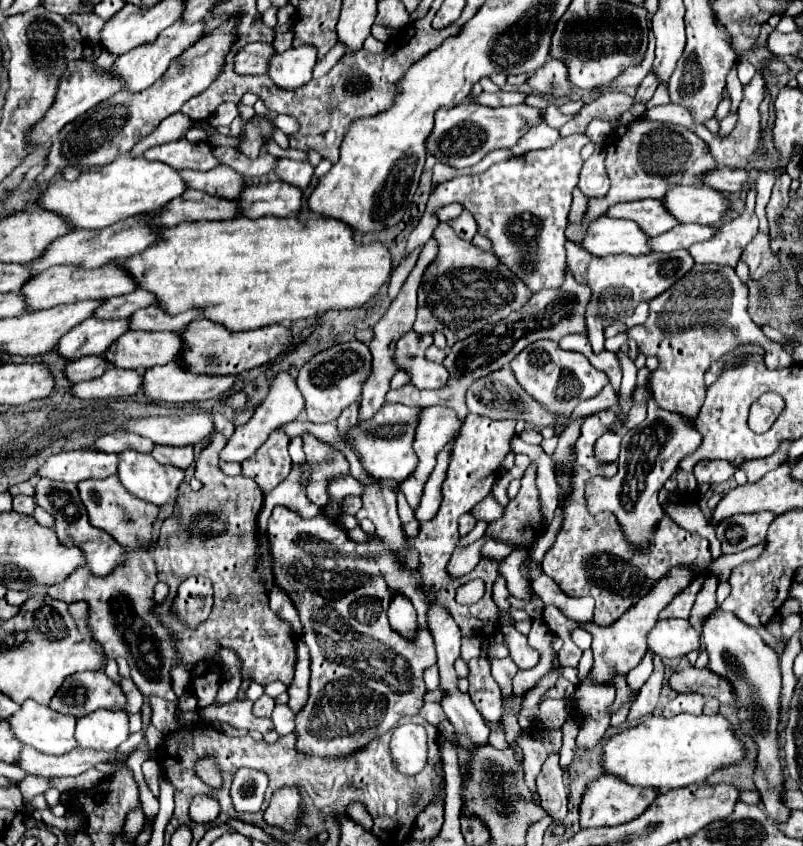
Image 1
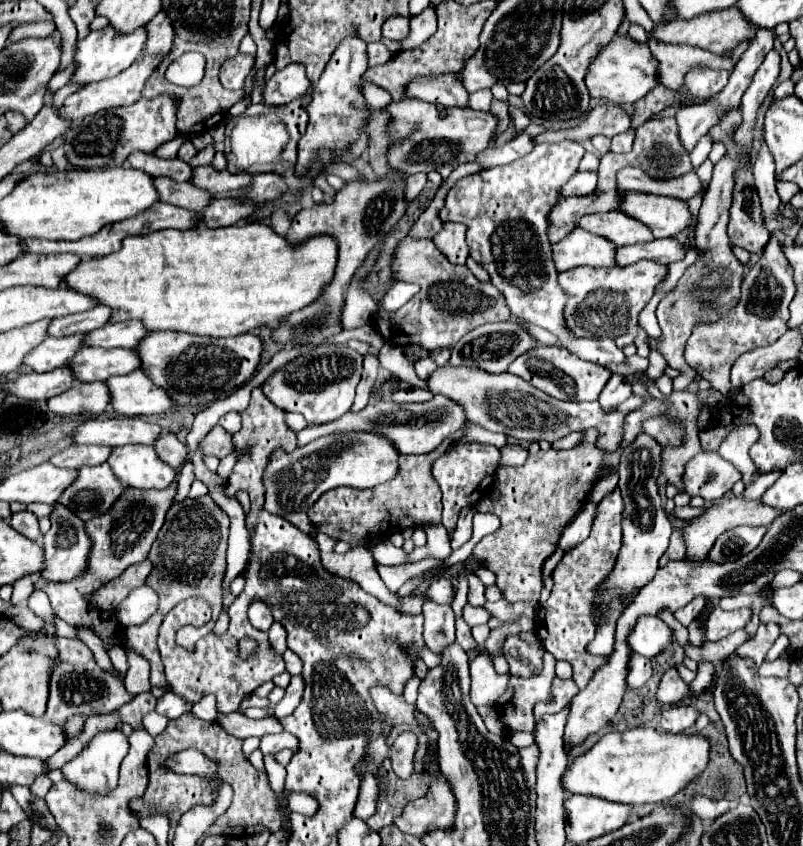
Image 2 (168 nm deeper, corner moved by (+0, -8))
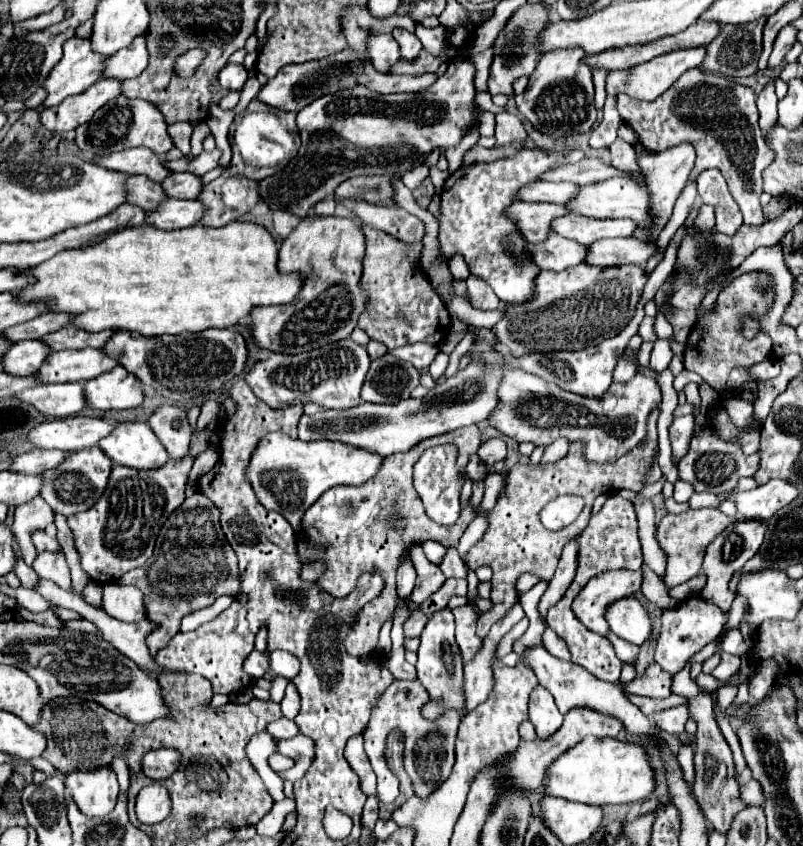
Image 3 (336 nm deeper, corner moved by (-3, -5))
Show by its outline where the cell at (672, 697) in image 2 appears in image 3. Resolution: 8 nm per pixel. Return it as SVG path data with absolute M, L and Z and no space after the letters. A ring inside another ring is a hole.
M650 663L642 675L638 675L636 679L624 685L624 693L664 699L670 695L670 683L672 683L672 675L662 673L662 669L658 669L656 663Z

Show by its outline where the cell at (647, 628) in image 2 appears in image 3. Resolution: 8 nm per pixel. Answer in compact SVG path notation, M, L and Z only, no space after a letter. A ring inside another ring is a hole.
M622 597L610 603L606 607L606 621L612 633L634 645L642 645L652 631L646 609L634 597Z

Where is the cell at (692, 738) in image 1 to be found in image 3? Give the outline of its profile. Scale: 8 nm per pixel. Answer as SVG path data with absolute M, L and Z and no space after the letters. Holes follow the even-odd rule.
M586 737L586 741L570 747L548 765L544 779L544 793L578 801L586 805L634 803L644 801L654 791L654 773L648 763L646 749L636 743L622 743L614 739Z

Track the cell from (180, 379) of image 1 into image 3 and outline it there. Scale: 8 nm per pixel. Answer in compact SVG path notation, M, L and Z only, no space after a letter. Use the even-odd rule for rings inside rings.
M116 365L114 369L86 381L84 397L88 407L106 411L106 409L138 407L144 399L144 393L142 383L136 377L130 377L126 369Z

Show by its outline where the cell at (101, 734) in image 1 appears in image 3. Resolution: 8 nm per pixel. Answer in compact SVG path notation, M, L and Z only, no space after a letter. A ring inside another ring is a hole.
M110 767L86 773L70 773L66 777L66 789L86 817L108 815L118 799L118 781Z

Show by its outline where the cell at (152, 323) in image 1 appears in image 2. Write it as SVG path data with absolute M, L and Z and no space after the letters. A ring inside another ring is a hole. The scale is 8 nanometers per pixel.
M127 320L127 322L115 322L115 324L109 324L107 328L89 332L87 340L91 340L91 346L133 350L145 336L149 336L149 330L143 324L139 324L139 320Z

